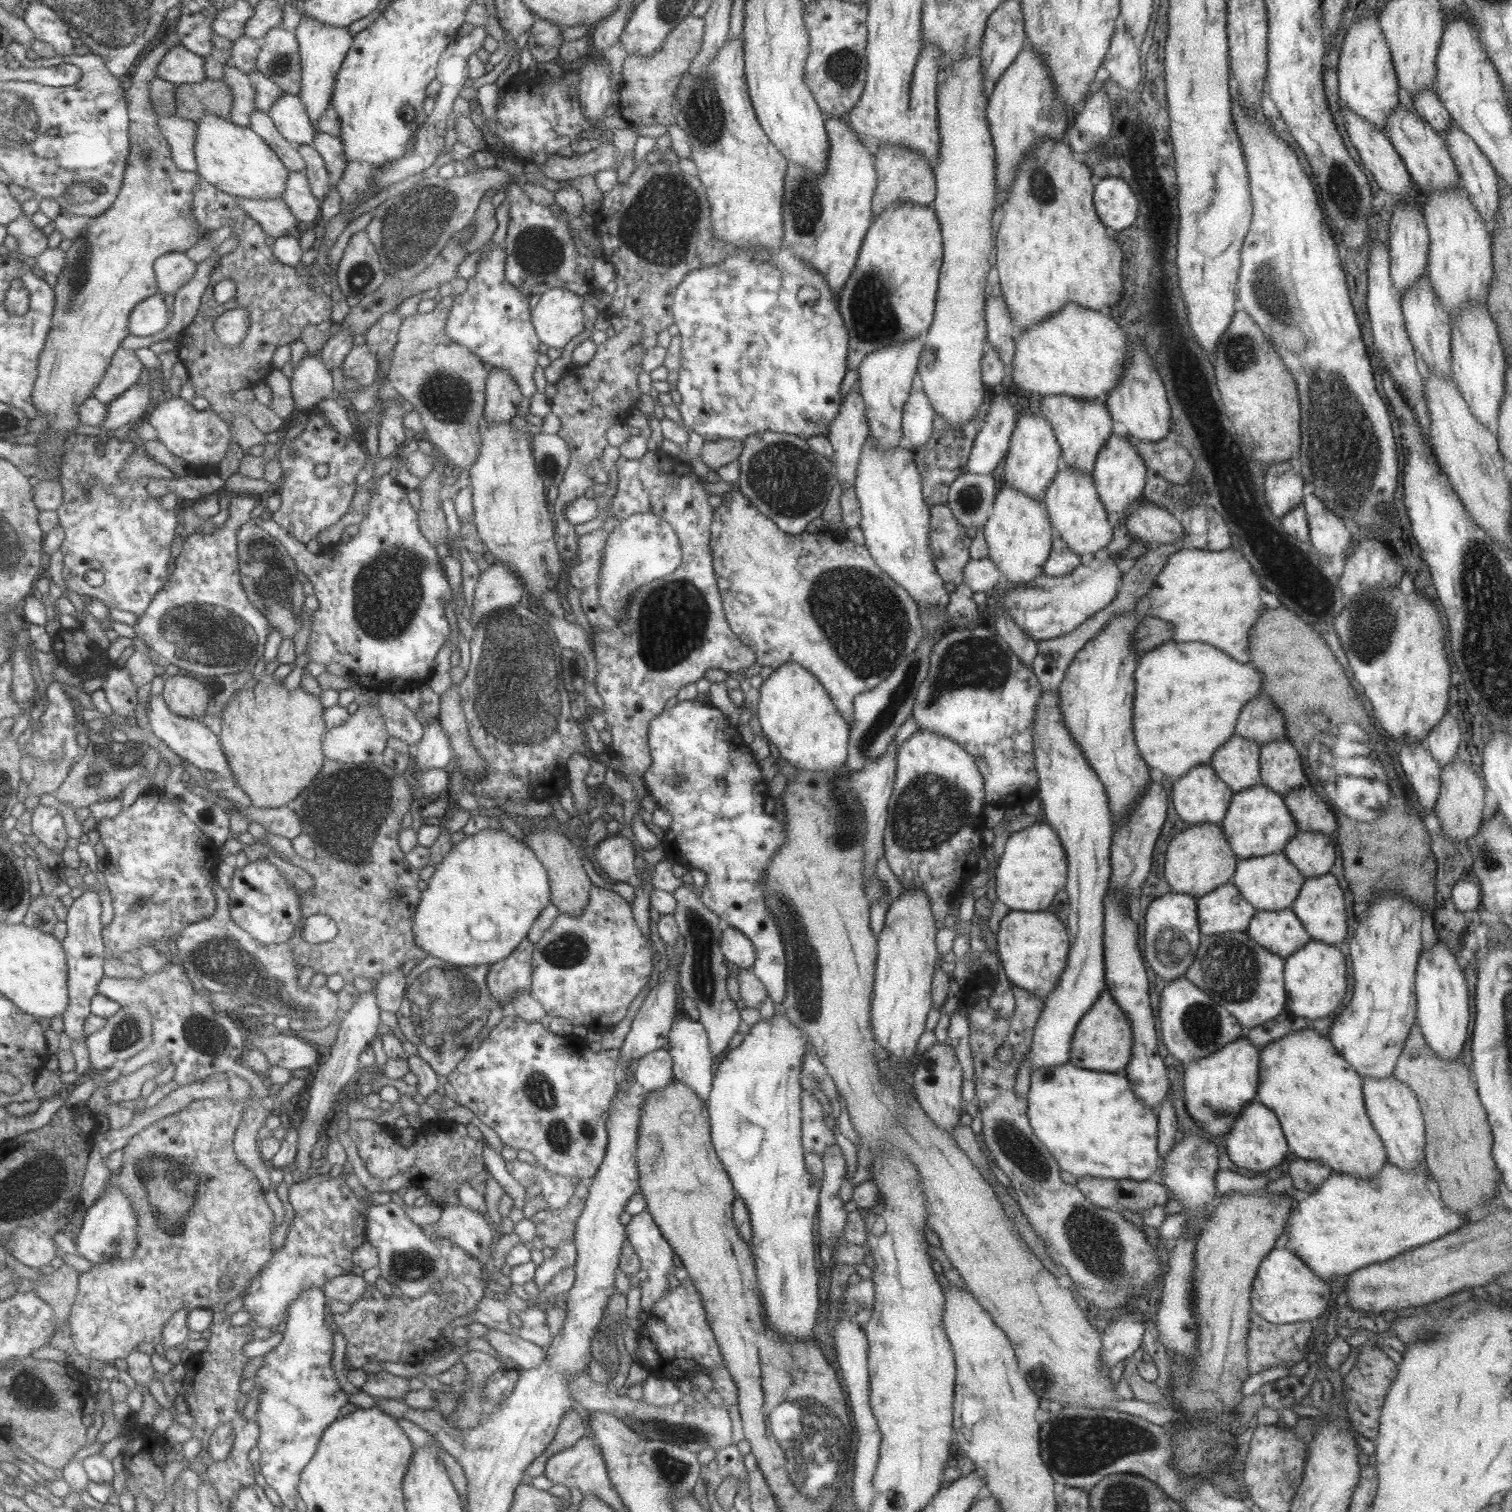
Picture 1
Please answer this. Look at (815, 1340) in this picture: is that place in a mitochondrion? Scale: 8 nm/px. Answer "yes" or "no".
no

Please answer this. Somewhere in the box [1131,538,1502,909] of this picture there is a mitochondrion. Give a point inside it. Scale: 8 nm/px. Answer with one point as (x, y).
(1378, 620)

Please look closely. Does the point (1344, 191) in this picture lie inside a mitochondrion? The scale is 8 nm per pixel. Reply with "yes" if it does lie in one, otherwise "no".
yes

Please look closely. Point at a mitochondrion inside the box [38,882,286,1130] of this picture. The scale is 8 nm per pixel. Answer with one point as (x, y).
(201, 1035)

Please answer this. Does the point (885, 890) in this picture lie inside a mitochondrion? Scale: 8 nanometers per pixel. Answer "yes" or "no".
no

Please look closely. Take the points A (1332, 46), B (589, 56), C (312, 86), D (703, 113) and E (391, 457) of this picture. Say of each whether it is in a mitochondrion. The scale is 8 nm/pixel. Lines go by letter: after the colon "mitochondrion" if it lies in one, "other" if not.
A: other
B: other
C: other
D: mitochondrion
E: other

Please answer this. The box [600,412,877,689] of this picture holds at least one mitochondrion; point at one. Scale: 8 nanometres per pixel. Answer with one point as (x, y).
(671, 622)

